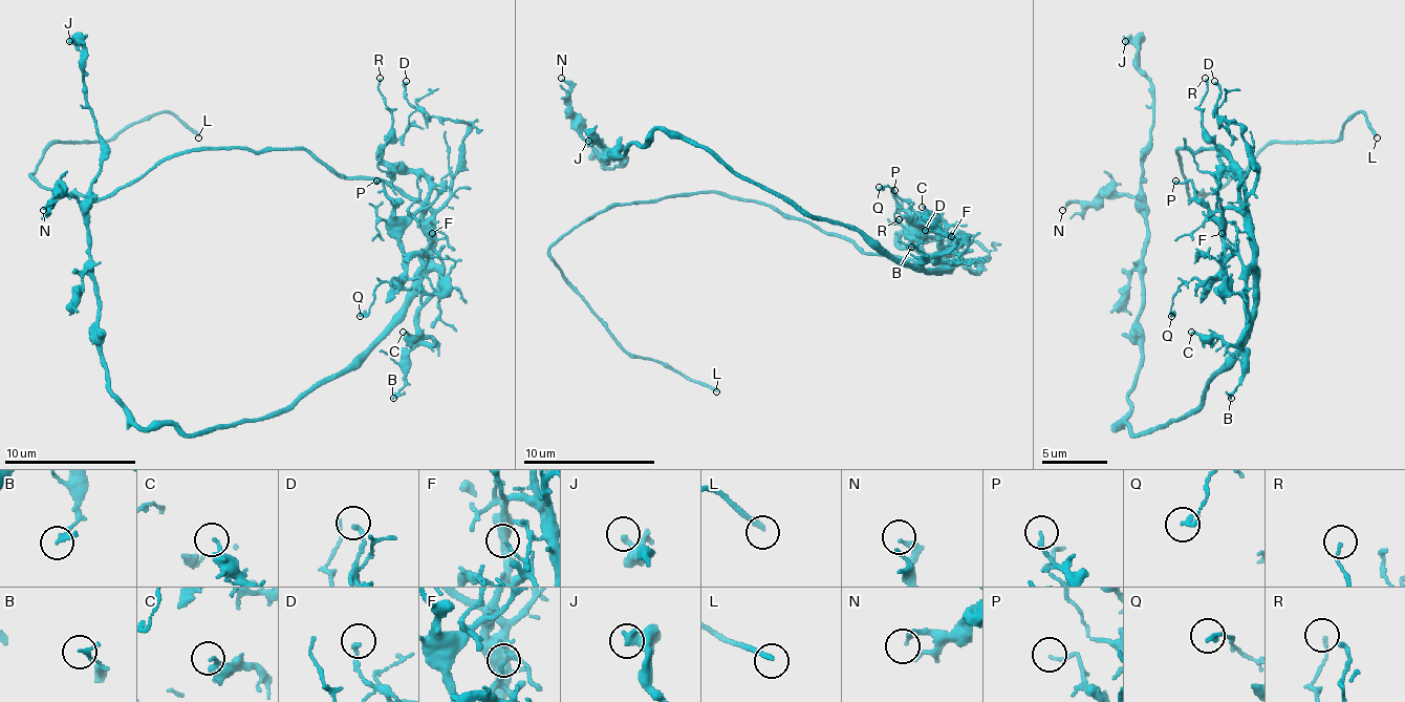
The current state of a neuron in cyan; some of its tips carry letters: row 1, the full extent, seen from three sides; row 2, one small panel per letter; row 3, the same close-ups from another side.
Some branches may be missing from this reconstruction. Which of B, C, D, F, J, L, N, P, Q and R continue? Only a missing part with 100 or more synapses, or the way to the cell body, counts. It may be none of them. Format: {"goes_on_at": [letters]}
{"goes_on_at": ["L"]}

